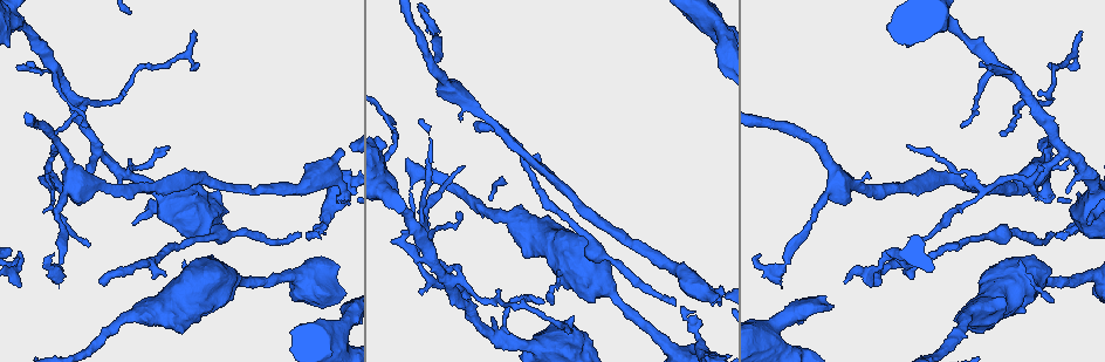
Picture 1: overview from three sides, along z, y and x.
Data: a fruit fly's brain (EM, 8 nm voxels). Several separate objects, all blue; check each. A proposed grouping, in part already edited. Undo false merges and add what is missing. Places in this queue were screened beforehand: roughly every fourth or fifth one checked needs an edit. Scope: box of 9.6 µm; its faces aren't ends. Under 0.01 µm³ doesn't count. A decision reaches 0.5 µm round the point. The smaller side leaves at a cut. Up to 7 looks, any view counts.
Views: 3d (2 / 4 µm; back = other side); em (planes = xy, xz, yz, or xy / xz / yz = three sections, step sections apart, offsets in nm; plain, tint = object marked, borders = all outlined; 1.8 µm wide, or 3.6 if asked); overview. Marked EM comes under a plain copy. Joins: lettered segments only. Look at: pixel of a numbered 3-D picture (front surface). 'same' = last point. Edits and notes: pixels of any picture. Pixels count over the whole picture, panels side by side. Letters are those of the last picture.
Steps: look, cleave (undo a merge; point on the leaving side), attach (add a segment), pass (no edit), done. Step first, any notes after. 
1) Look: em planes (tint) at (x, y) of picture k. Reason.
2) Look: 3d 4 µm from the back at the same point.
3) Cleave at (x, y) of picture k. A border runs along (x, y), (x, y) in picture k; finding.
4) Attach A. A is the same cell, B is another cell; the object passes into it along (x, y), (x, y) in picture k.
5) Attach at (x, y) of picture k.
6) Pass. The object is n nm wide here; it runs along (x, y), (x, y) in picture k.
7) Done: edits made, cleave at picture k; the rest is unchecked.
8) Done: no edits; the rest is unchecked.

Look: em planes (tint) at (1082, 177) of picture 1. Three arms meet.

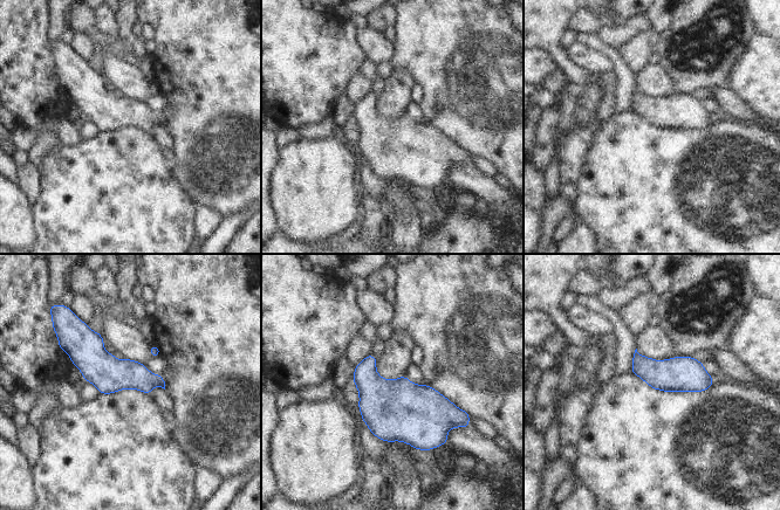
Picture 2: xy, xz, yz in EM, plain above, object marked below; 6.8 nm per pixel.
Look: em planes (borders) at the same point.

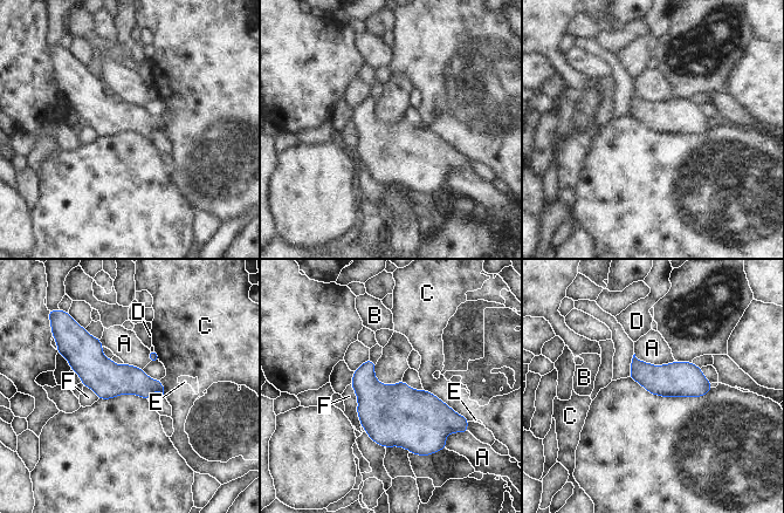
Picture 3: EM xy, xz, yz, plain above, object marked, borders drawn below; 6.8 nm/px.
Pass. A, B, C, D, E and F are other cells; a border runs along (634, 353), (653, 364), (676, 361) in picture 3; all the same cell.

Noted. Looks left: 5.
Look: em planes (borders) at (1053, 301) of picture 1. Branch stops here.

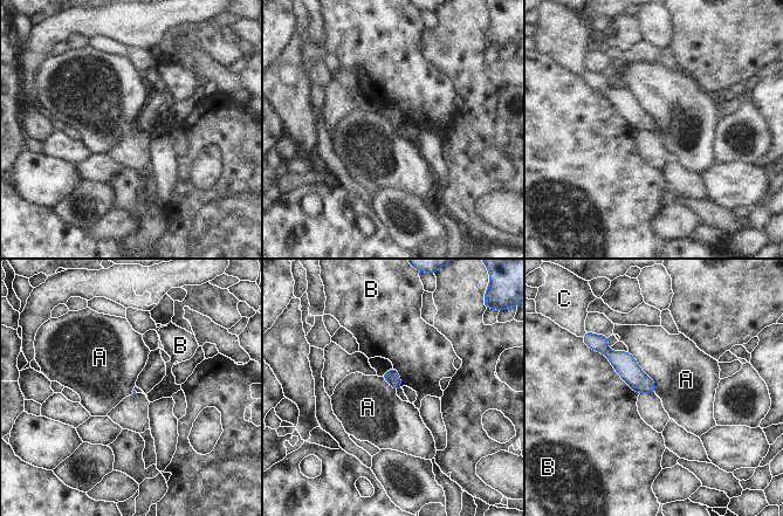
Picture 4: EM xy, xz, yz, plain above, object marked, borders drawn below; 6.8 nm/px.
Pass. A, B and C are other cells; it runs along (602, 345), (643, 384), (652, 390) in picture 4; no lettered segment goes on from it.

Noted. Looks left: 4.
Look: em xy step 8 (borders) at (875, 284) of picture 1. Branch stops here.

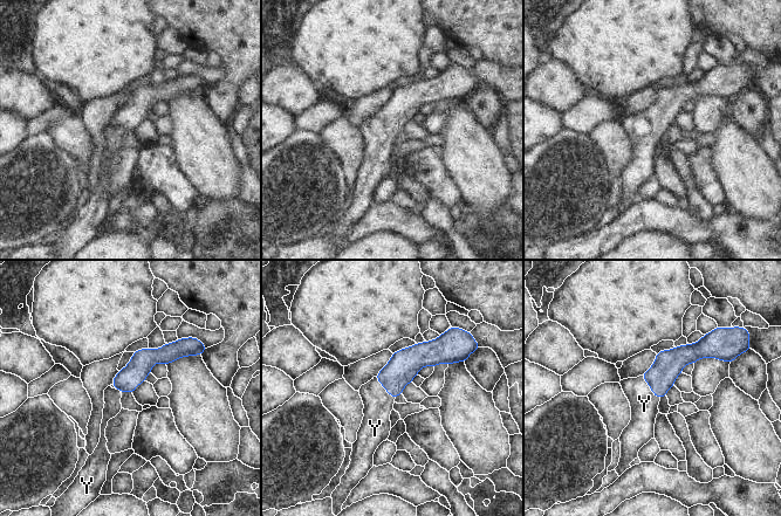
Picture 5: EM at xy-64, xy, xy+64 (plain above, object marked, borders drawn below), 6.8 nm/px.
Attach Y. Y is the same cell; the object passes into it along (660, 377), (650, 387), (644, 404) in picture 5; it goes on there.

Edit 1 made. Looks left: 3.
Done: edits made, attach at picture 5; the rest is unchecked.

